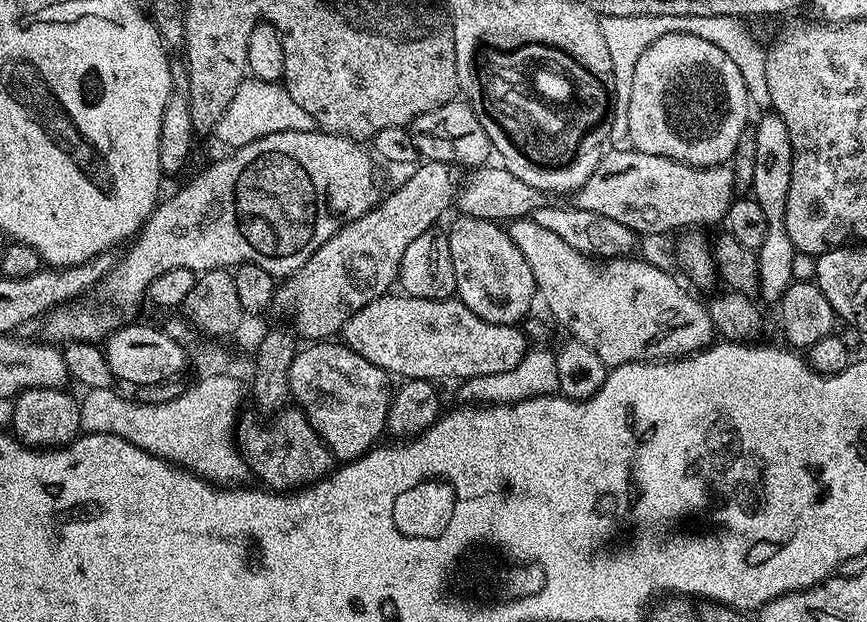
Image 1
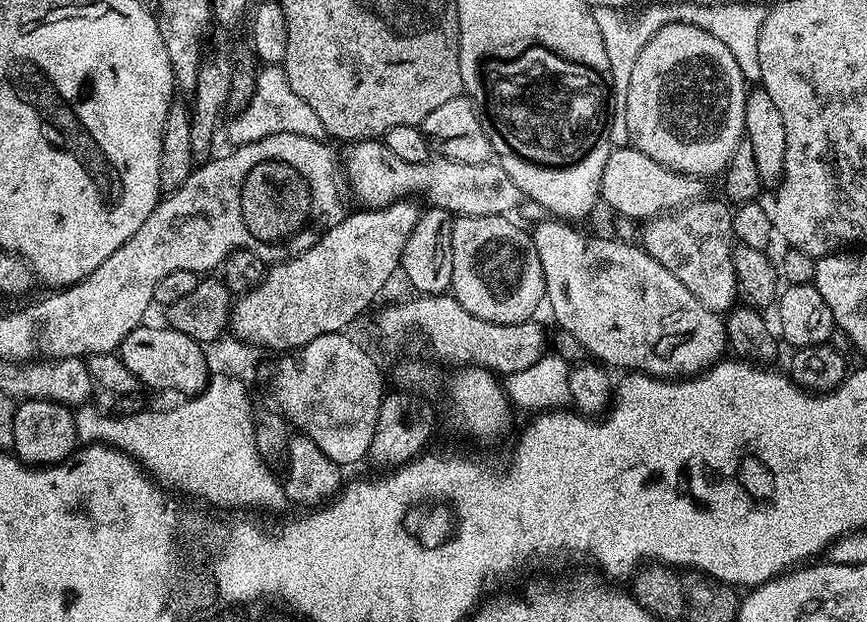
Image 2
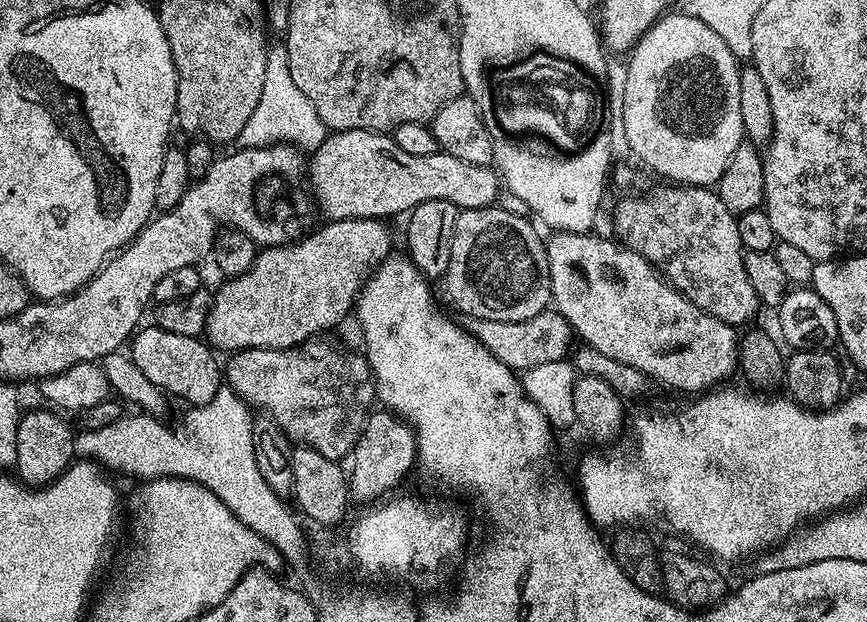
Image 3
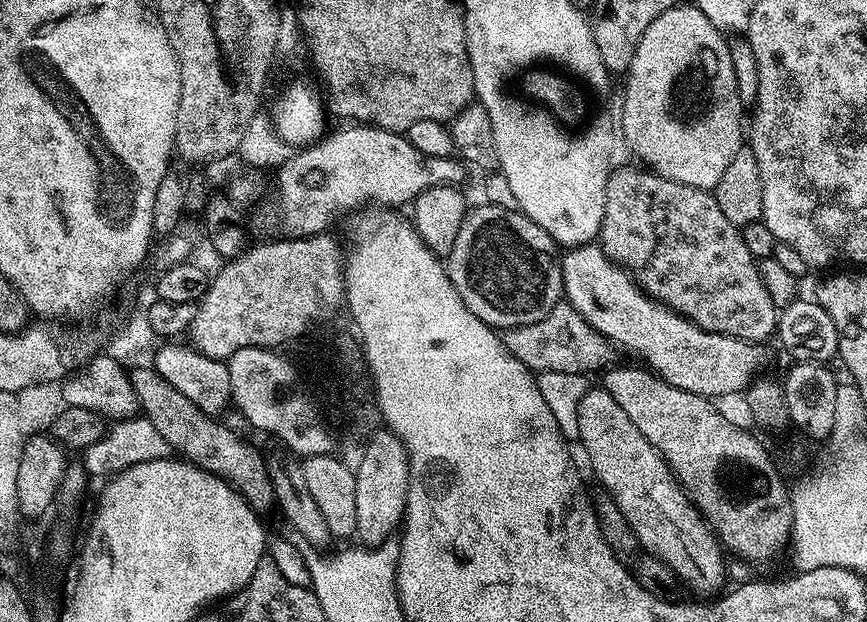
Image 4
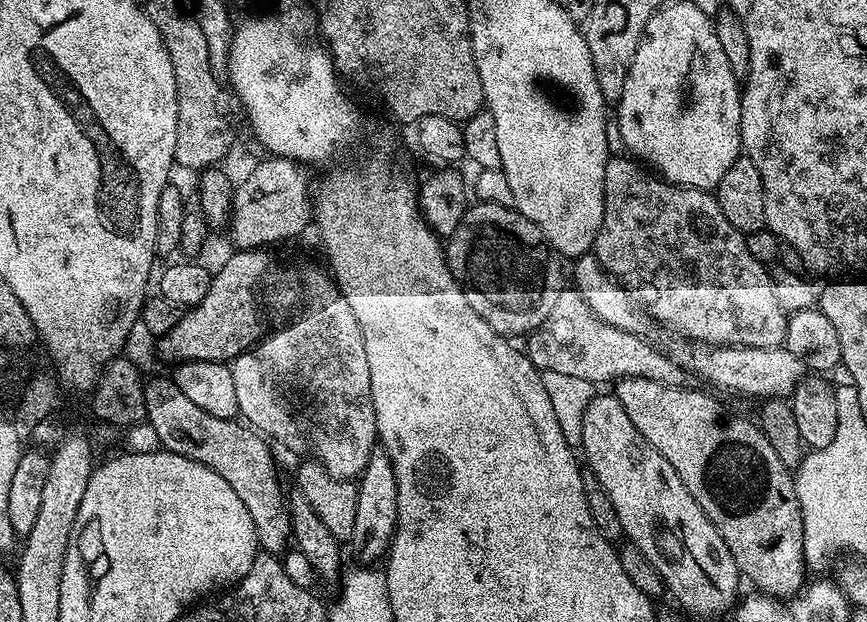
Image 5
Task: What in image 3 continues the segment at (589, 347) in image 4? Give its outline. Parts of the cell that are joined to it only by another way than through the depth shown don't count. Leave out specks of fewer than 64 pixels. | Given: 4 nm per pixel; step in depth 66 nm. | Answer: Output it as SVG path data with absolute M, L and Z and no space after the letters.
M545 310L526 322L494 322L493 320L471 321L470 331L498 362L513 370L523 370L542 366L546 362L558 362L565 359L574 347L574 333L571 326L555 310Z

